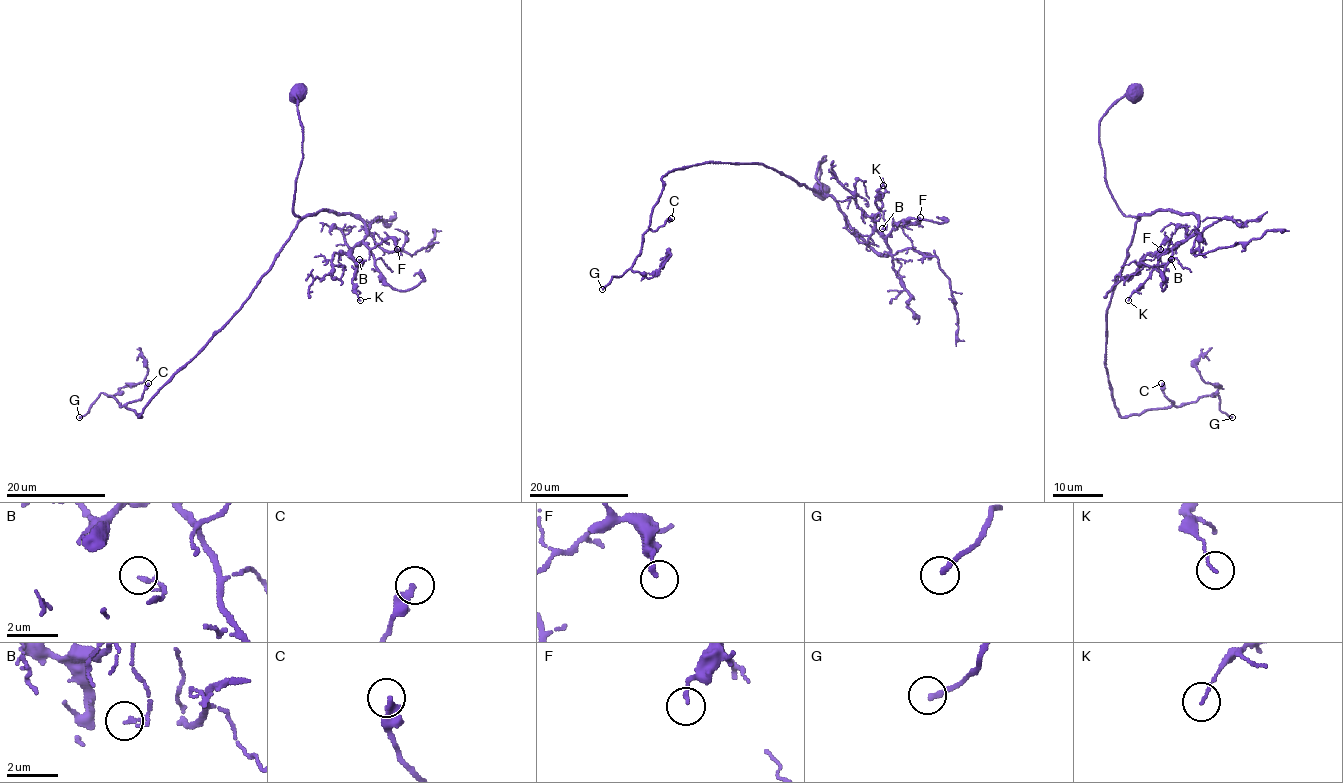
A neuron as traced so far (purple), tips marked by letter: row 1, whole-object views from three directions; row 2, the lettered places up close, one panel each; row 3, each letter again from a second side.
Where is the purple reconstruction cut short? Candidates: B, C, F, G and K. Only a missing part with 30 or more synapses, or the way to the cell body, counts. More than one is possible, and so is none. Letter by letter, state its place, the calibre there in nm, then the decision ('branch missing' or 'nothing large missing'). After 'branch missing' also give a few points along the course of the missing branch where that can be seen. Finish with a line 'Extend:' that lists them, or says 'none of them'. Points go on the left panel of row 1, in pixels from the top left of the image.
B: (359, 259) | 110 nm | nothing large missing
C: (148, 383) | 400 nm | nothing large missing
F: (397, 249) | 140 nm | nothing large missing
G: (79, 417) | 200 nm | branch missing | (79, 417), (78, 422), (109, 381), (126, 377), (130, 367)
K: (360, 300) | 90 nm | nothing large missing
Extend: G

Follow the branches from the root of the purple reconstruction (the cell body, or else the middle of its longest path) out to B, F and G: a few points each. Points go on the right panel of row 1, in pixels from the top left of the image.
B: (1132, 94), (1099, 122), (1104, 177), (1125, 215), (1176, 210), (1196, 217), (1196, 230), (1153, 268), (1171, 259)
F: (1132, 94), (1099, 122), (1109, 193), (1125, 215), (1198, 219), (1160, 249)
G: (1132, 94), (1099, 122), (1107, 187), (1138, 219), (1107, 310), (1112, 399), (1124, 417), (1216, 393), (1232, 417)

